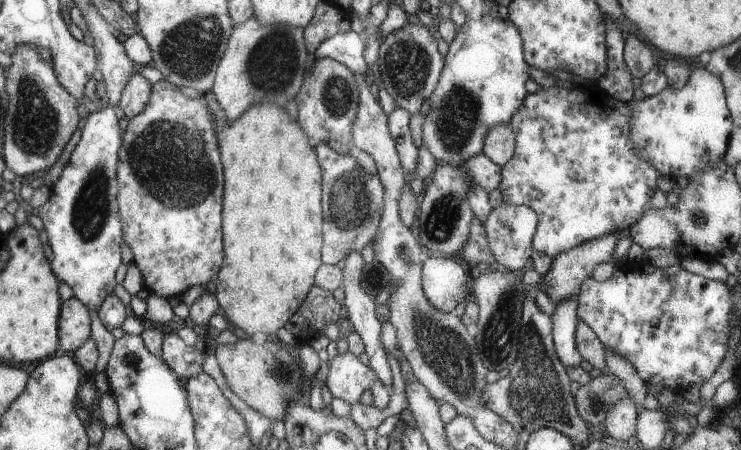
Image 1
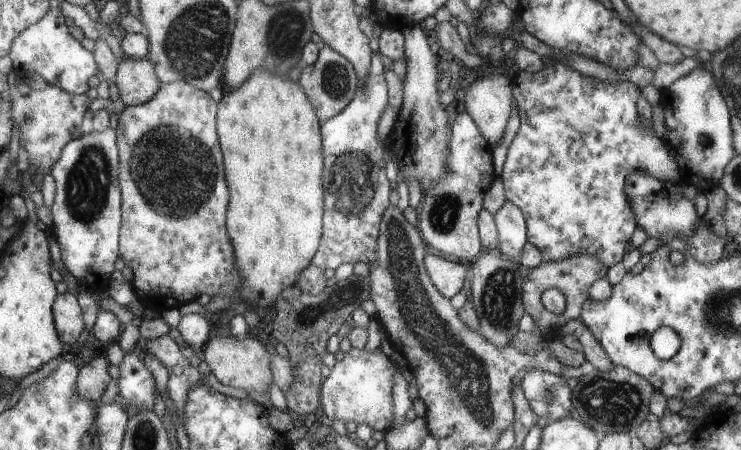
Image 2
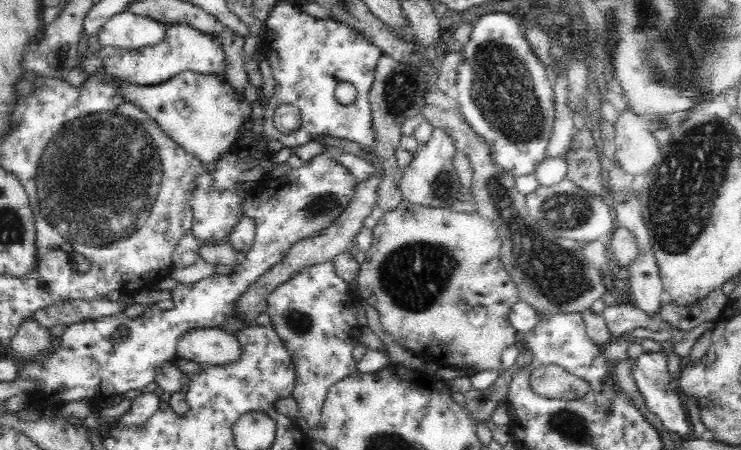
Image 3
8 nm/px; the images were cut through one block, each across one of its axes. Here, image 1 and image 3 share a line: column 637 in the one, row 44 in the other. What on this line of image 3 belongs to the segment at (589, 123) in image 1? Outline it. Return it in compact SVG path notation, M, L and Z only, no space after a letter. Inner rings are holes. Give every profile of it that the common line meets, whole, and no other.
M188 23L170 25L160 44L137 49L102 48L99 56L106 72L117 82L132 82L141 86L159 85L186 71L197 75L217 76L220 79L227 78L227 74L224 74L227 58L222 45L214 36L206 37L204 32Z

